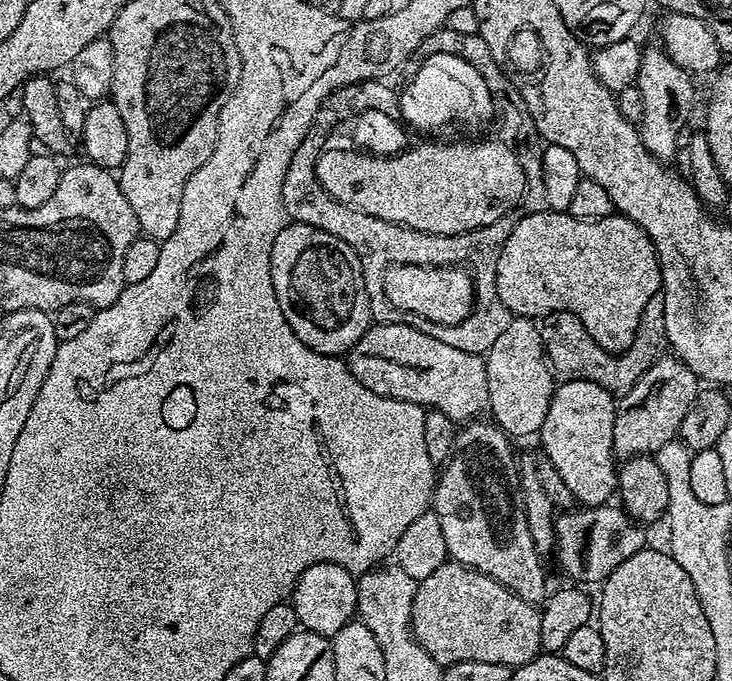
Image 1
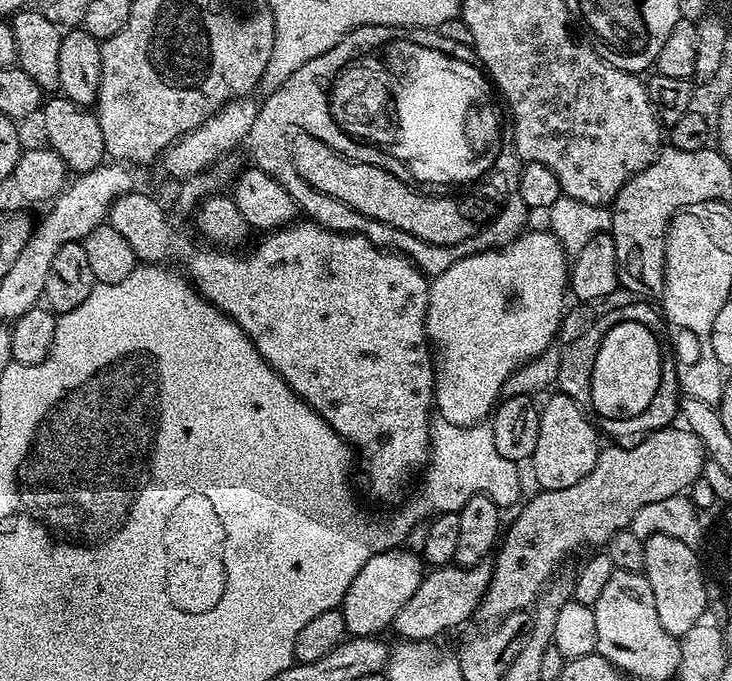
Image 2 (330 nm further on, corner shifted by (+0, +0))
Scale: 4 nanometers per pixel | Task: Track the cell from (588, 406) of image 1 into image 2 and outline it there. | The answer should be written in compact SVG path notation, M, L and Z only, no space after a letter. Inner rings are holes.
M555 395L540 408L538 446L534 446L534 454L530 461L532 472L540 483L539 487L546 492L566 490L566 486L574 486L574 482L582 482L582 478L586 478L586 474L594 470L594 462L598 462L602 451L597 425L591 424L584 417L585 409L574 403L568 396Z

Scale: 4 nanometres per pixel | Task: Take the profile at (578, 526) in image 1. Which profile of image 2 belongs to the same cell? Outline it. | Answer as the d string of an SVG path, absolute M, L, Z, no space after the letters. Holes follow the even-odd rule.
M487 563L476 564L473 568L459 566L436 566L425 575L423 582L414 590L414 598L398 610L398 618L394 618L391 626L404 640L435 641L435 636L464 624L484 602L488 584L492 581L492 569Z

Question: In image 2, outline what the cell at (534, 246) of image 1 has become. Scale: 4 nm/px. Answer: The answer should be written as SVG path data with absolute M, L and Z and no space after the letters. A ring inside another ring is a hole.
M627 318L621 319L621 324L613 323L602 338L602 346L594 358L594 378L592 379L591 411L597 412L597 417L606 419L628 419L642 414L654 399L654 392L659 386L660 347L654 334L644 324Z

